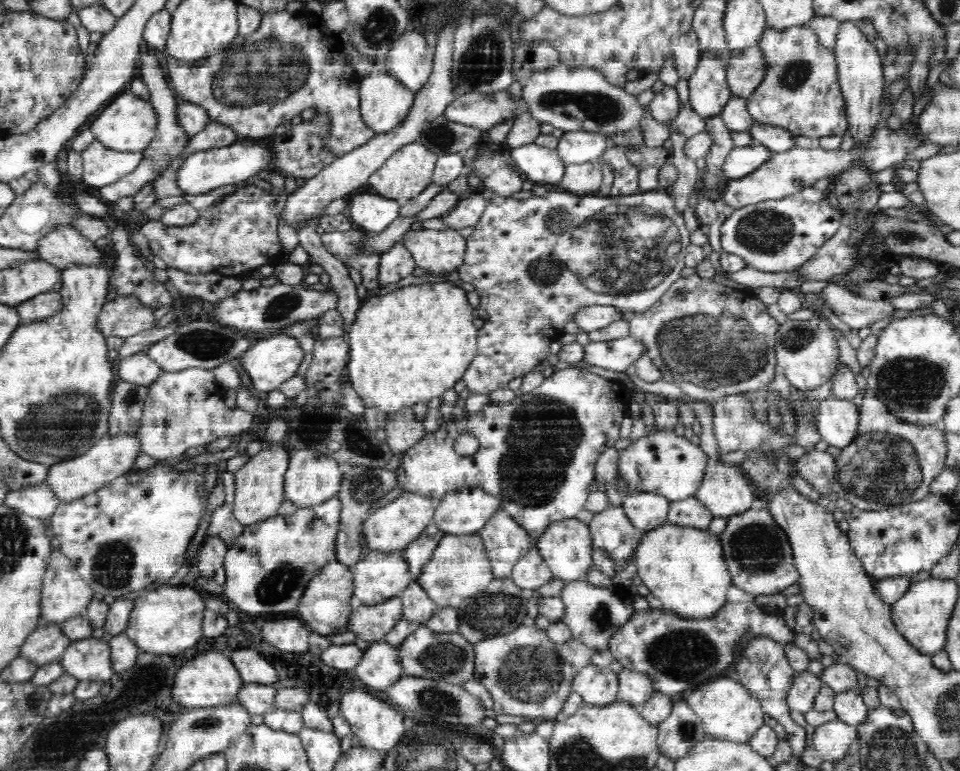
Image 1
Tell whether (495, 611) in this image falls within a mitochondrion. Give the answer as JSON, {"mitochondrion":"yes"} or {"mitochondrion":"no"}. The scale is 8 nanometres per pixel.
{"mitochondrion":"yes"}

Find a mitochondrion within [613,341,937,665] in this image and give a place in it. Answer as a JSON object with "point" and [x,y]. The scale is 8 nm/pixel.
{"point":[883,469]}

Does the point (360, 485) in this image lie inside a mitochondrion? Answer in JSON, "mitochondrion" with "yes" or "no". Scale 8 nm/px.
{"mitochondrion":"yes"}

